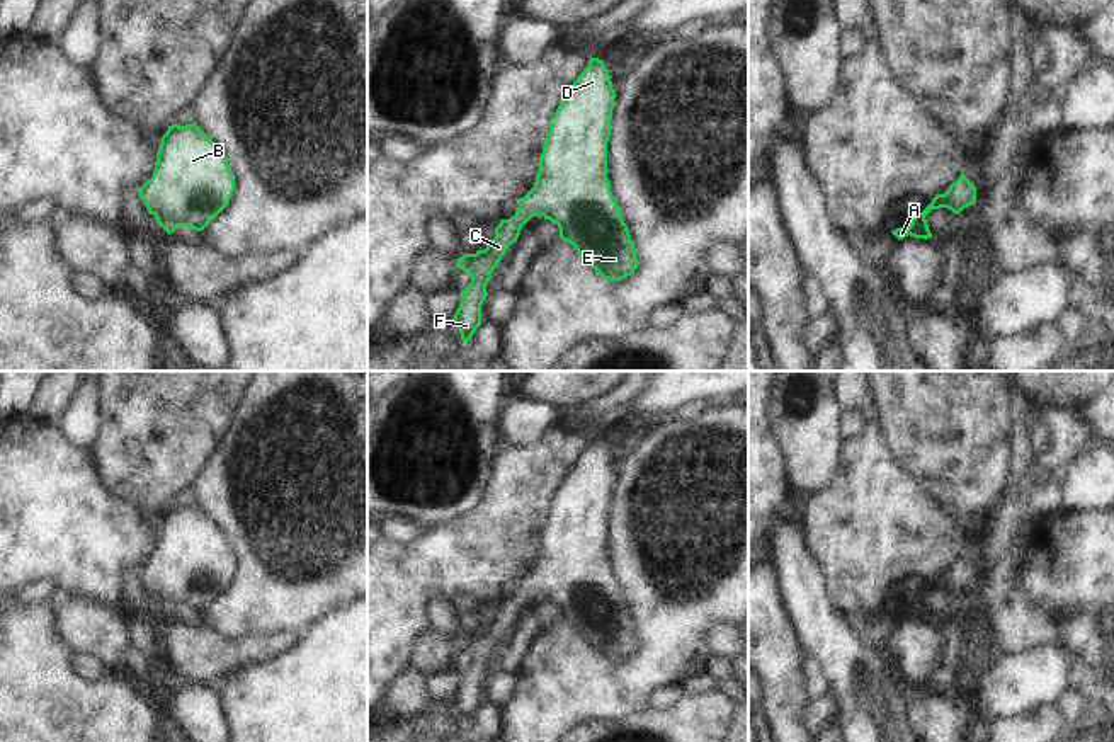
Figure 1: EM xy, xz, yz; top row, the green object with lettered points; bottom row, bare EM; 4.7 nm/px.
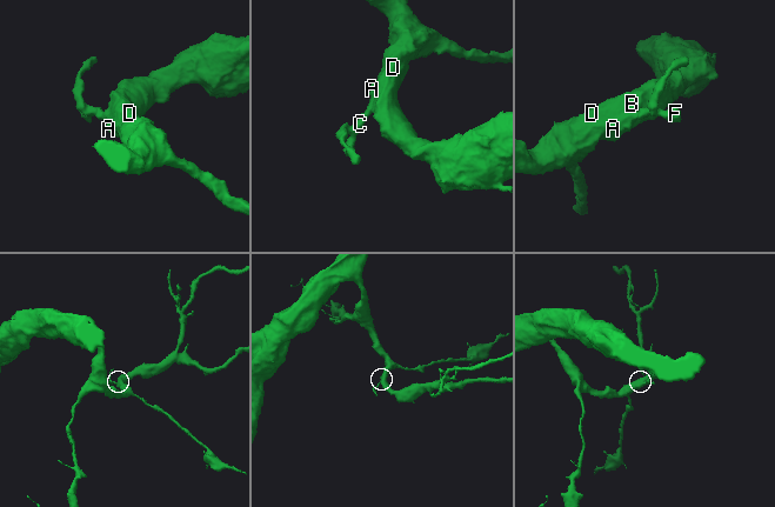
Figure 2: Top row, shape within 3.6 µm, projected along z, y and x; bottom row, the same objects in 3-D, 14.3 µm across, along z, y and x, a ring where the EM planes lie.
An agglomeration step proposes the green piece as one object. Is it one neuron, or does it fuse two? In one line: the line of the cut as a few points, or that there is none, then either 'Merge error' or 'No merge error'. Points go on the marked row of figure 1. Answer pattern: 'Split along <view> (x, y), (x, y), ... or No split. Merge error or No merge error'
No split. No merge error

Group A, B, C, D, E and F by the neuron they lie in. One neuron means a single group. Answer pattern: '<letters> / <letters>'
A B C D E F

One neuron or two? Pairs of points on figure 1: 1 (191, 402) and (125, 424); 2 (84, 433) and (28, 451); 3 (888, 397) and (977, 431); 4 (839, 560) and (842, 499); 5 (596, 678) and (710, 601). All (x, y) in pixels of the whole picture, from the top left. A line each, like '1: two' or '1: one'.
1: one
2: two
3: one
4: one
5: one

